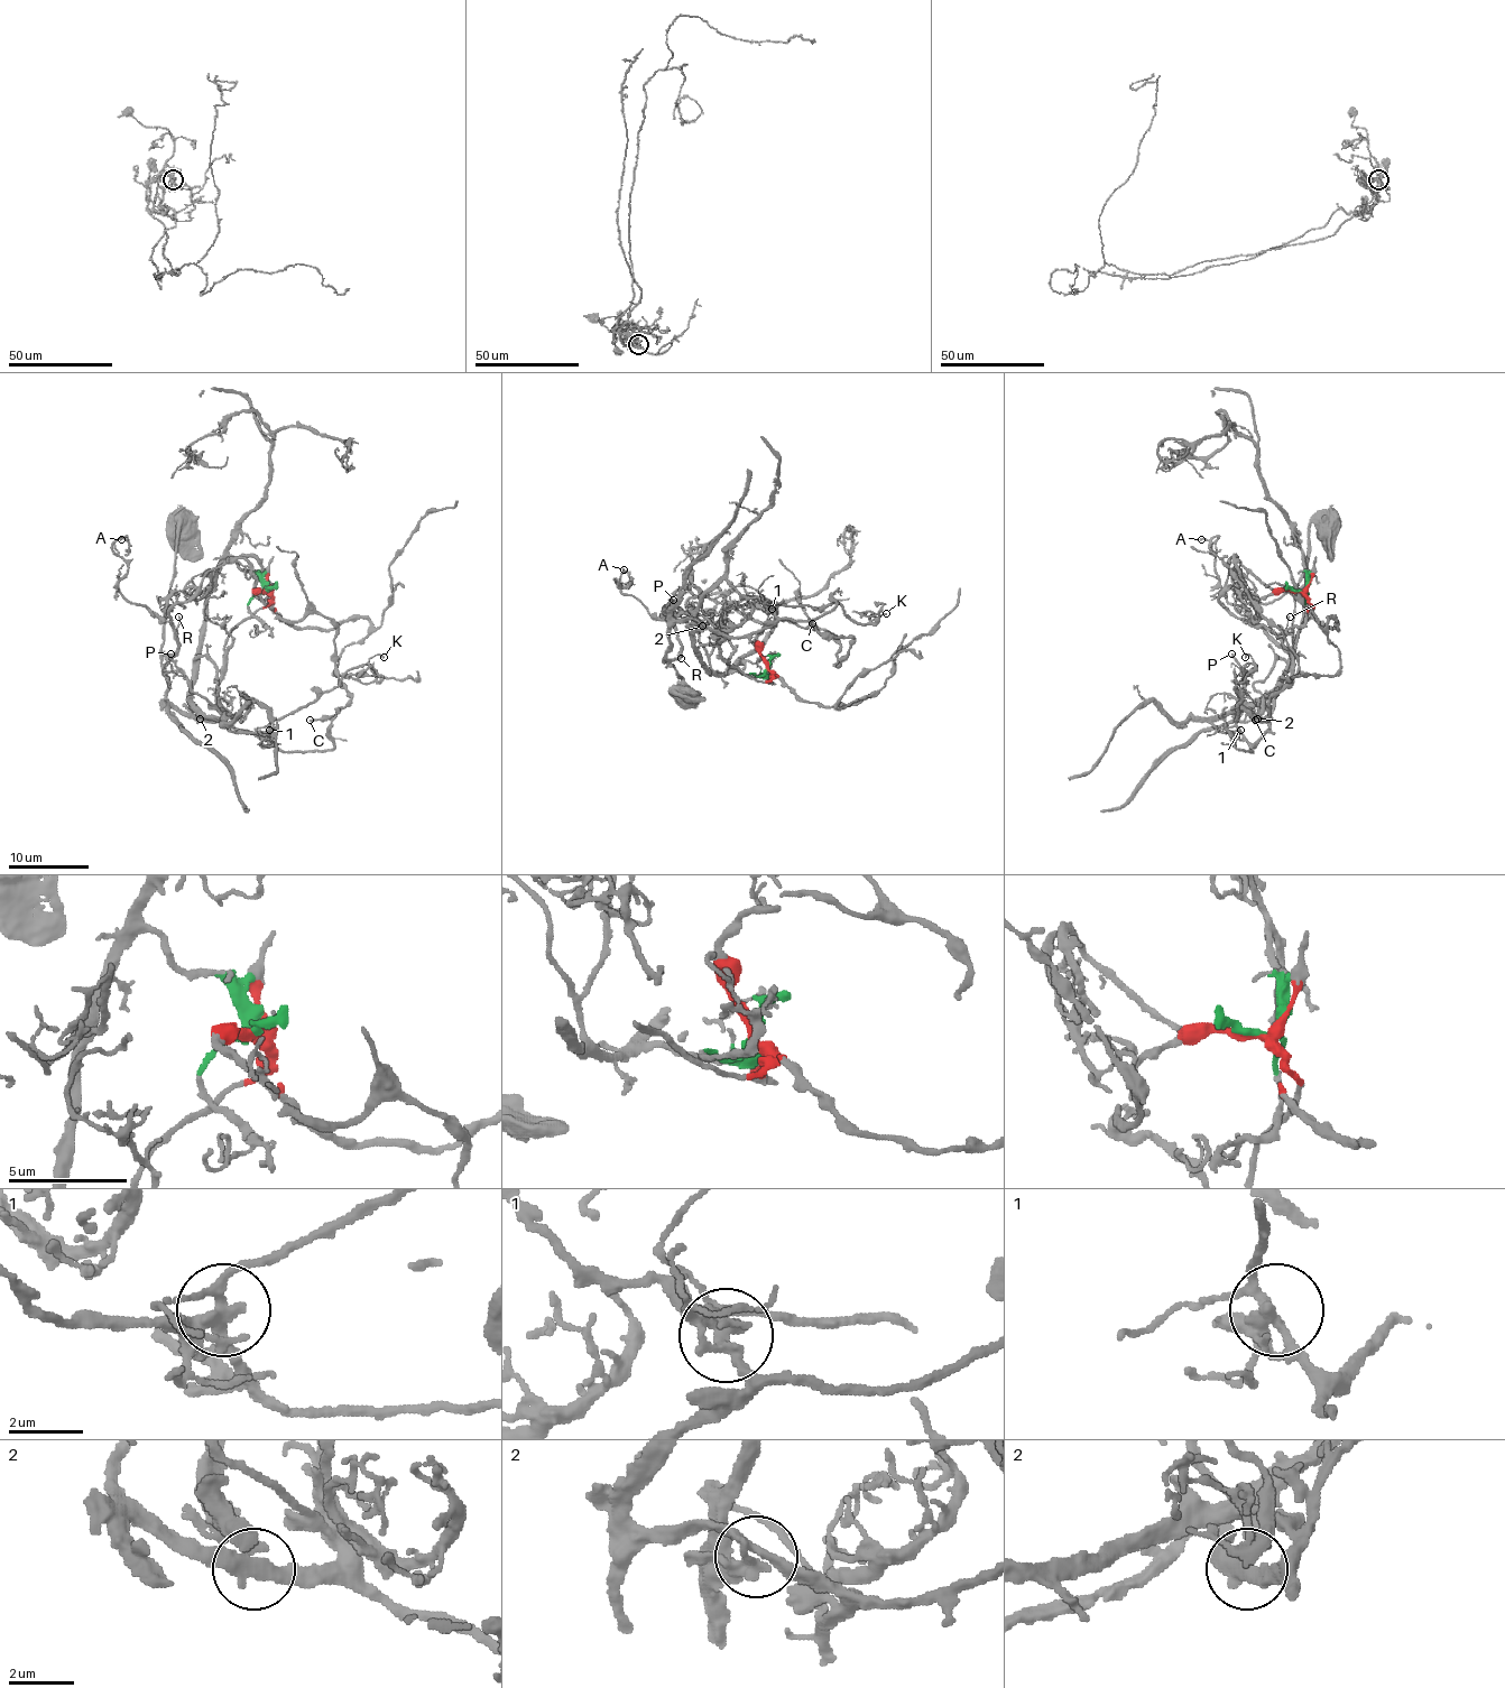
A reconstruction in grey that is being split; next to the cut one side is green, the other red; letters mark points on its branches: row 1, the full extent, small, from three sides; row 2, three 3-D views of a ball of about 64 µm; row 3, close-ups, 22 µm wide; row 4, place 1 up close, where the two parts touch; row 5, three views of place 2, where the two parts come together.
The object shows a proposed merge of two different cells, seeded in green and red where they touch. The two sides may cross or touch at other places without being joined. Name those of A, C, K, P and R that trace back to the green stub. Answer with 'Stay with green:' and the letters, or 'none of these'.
Stay with green: none of these

